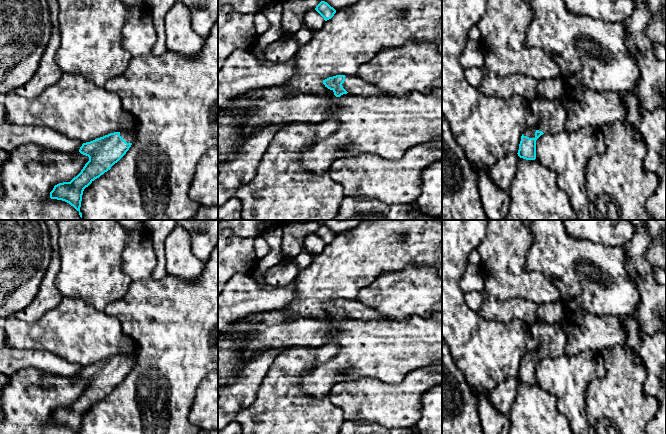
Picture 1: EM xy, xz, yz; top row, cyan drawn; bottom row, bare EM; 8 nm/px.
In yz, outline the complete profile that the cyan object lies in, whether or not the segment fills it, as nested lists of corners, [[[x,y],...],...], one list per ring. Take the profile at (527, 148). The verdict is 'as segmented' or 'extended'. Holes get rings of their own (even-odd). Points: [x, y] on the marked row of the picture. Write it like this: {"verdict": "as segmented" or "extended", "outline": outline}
{"verdict": "extended", "outline": [[[538,96],[531,103],[531,110],[537,116],[539,123],[536,127],[528,128],[521,136],[518,156],[526,160],[536,159],[536,140],[543,134],[555,134],[564,130],[567,113],[560,98],[543,98]]]}

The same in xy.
{"verdict": "extended", "outline": [[[136,121],[136,127],[131,131],[114,132],[93,141],[83,143],[79,149],[79,152],[88,156],[89,161],[85,164],[81,172],[70,182],[63,182],[55,185],[53,190],[50,192],[50,198],[69,203],[79,212],[79,215],[82,218],[80,207],[84,189],[88,187],[95,179],[110,170],[111,167],[126,154],[132,143],[136,140],[137,132],[138,122]]]}

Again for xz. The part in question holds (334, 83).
{"verdict": "extended", "outline": [[[336,75],[323,80],[323,84],[332,90],[336,97],[347,93],[361,97],[390,97],[358,76]]]}

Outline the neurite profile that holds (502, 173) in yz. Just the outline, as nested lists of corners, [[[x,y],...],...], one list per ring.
[[[509,154],[492,166],[490,171],[494,184],[503,191],[508,191],[515,178],[516,167],[518,165],[518,154]]]

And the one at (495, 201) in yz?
[[[477,172],[480,196],[487,217],[490,220],[506,220],[510,198],[507,191],[499,189],[491,179],[490,173]]]

